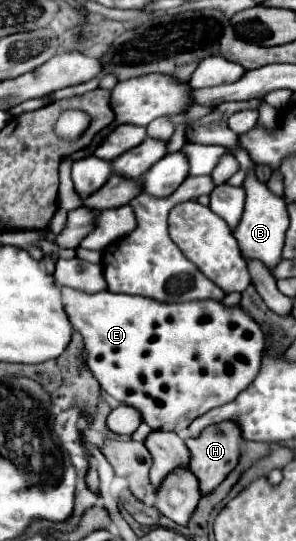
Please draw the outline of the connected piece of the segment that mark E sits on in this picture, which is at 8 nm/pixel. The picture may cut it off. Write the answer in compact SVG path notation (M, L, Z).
M62 288L62 302L74 330L84 338L84 348L88 352L86 366L92 376L106 394L140 410L144 422L152 430L184 432L192 420L206 410L234 400L254 382L262 366L266 348L264 332L242 306L226 306L218 300L160 302L146 296L114 294L108 290L86 294L74 288Z

